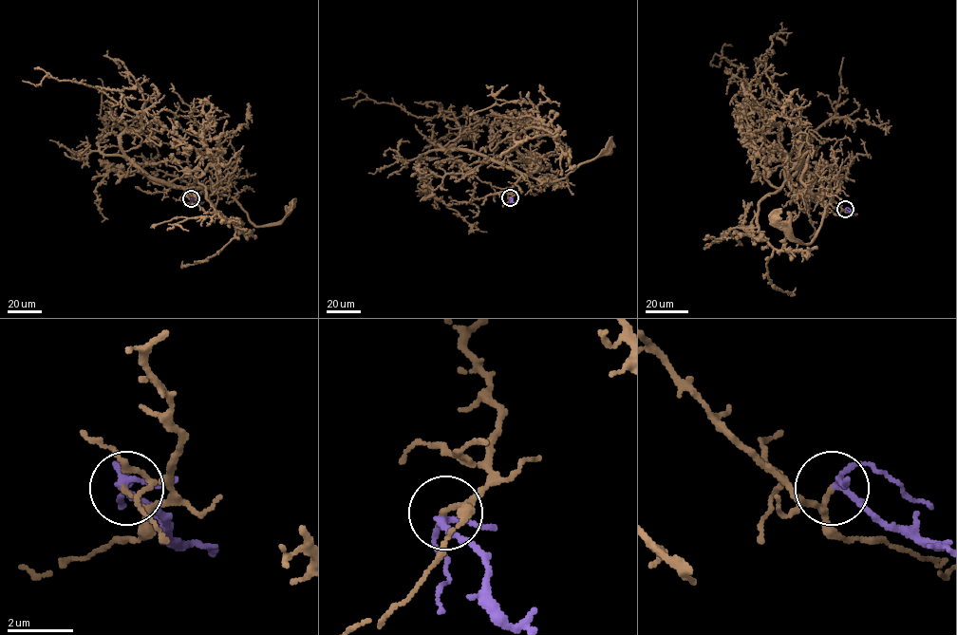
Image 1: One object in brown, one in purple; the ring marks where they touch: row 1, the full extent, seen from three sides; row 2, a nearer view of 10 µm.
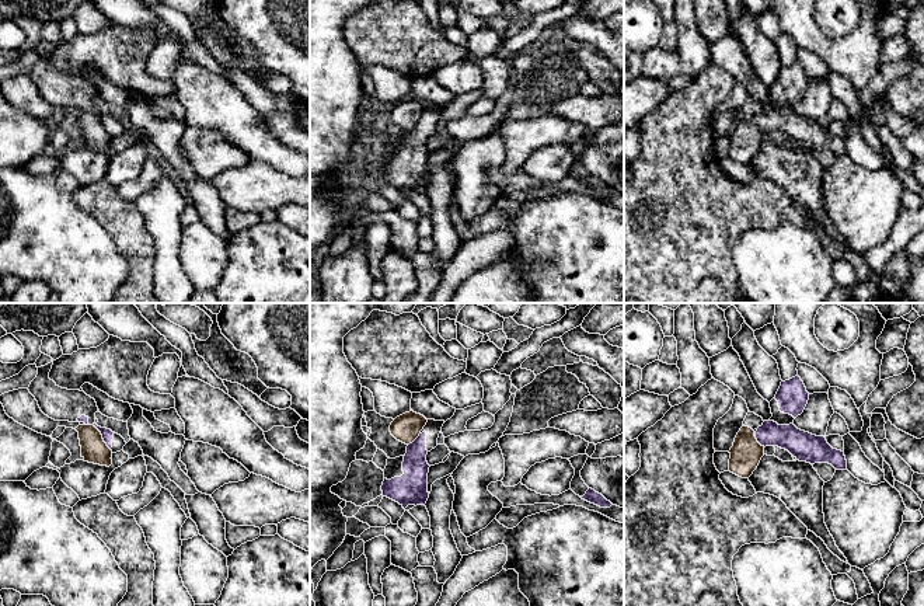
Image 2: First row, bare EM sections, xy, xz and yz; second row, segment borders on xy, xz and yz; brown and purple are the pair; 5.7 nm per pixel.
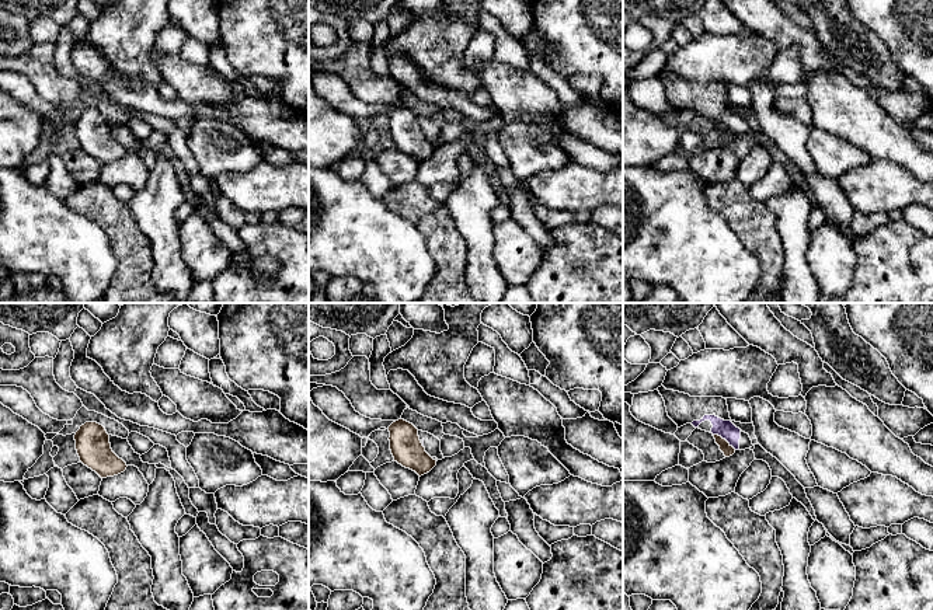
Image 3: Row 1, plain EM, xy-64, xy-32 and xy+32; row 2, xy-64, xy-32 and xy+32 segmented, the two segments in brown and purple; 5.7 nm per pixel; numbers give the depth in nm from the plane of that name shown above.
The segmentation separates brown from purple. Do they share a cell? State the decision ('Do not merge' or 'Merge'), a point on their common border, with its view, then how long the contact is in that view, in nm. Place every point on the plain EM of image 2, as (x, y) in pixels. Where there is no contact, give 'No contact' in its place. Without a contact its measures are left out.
Do not merge. Touches brown at xy (101, 122). Shared border 180 nm

